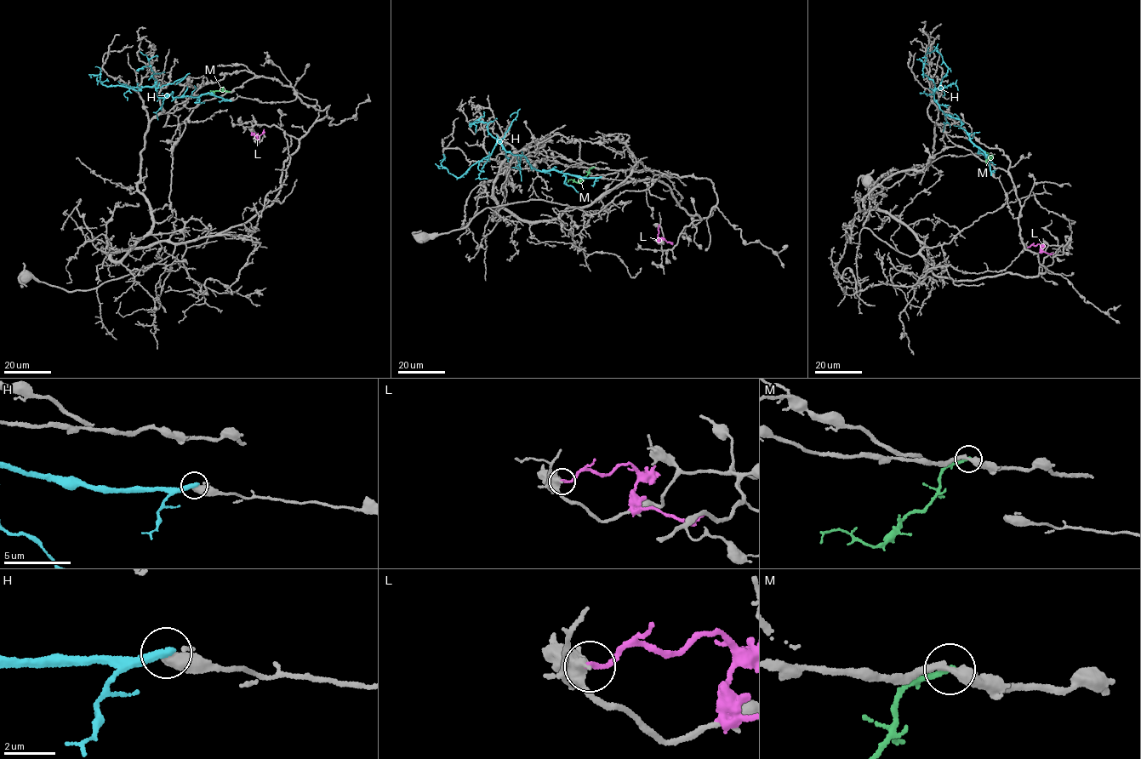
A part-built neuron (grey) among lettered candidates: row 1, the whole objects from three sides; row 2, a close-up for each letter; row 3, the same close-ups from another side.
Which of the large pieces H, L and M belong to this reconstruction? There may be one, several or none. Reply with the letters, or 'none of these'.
none of these

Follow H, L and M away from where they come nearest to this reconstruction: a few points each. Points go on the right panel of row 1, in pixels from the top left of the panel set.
H: (991, 174), (985, 154), (961, 122), (935, 100), (932, 90), (939, 89), (948, 70), (933, 50), (938, 43)
L: (1028, 247), (1039, 244), (1042, 251), (1054, 253)
M: (986, 162), (991, 156), (985, 151)

